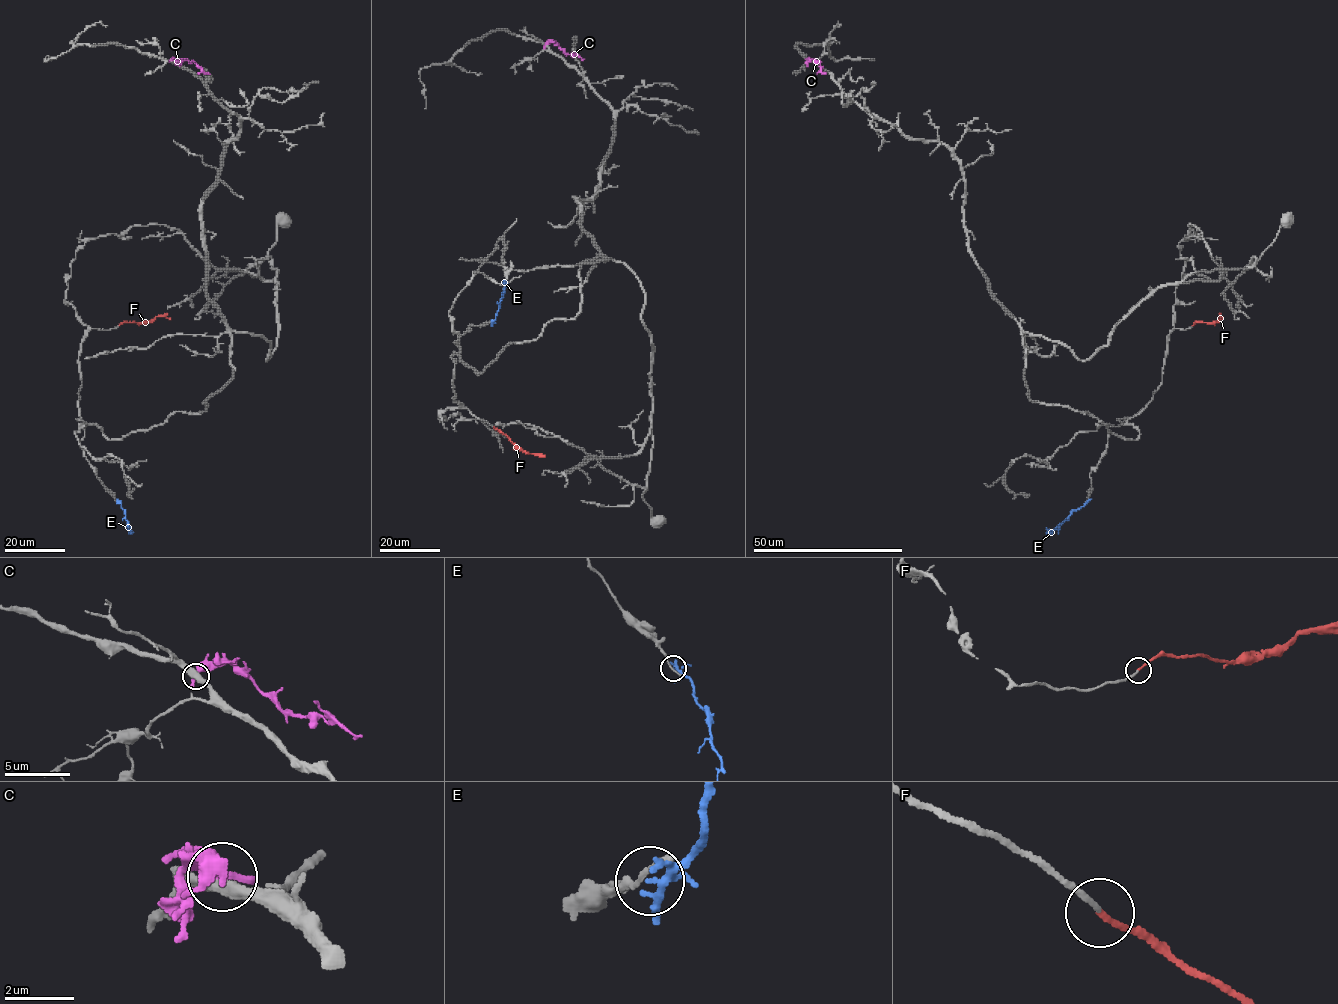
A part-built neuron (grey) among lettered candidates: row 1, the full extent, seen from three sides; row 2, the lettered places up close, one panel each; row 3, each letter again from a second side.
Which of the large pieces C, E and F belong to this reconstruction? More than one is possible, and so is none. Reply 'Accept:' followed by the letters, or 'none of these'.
Accept: F

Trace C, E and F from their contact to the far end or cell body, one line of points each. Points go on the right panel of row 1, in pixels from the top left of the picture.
C: (810, 60), (808, 58), (819, 62), (825, 74)
E: (1088, 501), (1045, 533)
F: (1193, 325), (1196, 322), (1214, 323), (1220, 317), (1222, 319)

